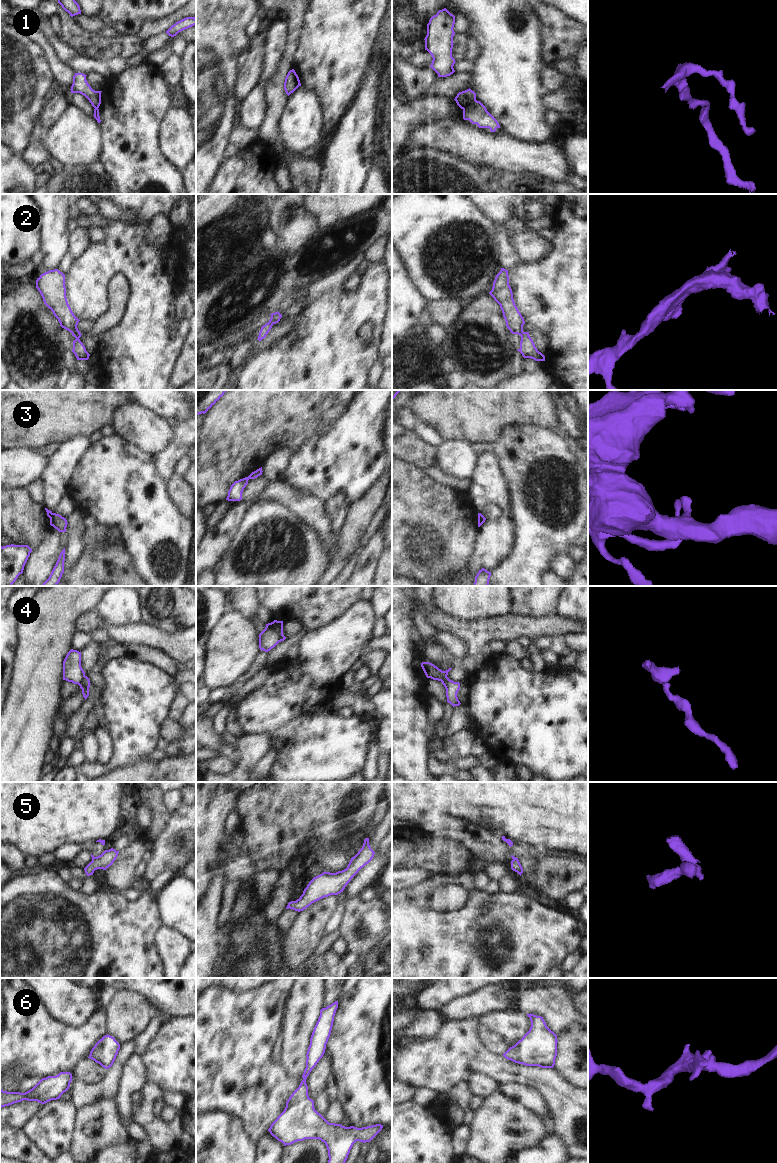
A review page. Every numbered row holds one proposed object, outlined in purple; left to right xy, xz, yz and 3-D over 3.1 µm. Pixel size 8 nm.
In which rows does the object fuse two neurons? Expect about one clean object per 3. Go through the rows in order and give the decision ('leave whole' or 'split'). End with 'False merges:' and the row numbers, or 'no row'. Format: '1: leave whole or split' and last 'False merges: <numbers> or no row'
1: split
2: split
3: split
4: split
5: split
6: leave whole
False merges: 1, 2, 3, 4, 5

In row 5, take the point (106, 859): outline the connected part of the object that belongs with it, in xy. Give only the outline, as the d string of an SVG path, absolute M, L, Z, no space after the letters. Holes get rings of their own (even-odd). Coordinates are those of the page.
M113 848L105 850L96 860L92 860L84 868L86 875L93 875L94 871L97 869L106 870L116 860L118 853L119 851L116 851Z

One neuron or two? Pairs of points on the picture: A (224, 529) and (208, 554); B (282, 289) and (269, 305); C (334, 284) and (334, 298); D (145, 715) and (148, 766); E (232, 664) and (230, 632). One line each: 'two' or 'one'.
A: one
B: one
C: two
D: two
E: one

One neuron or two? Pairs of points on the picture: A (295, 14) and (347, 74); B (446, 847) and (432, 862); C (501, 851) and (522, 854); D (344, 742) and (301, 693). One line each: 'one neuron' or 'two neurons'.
A: two neurons
B: one neuron
C: two neurons
D: one neuron

